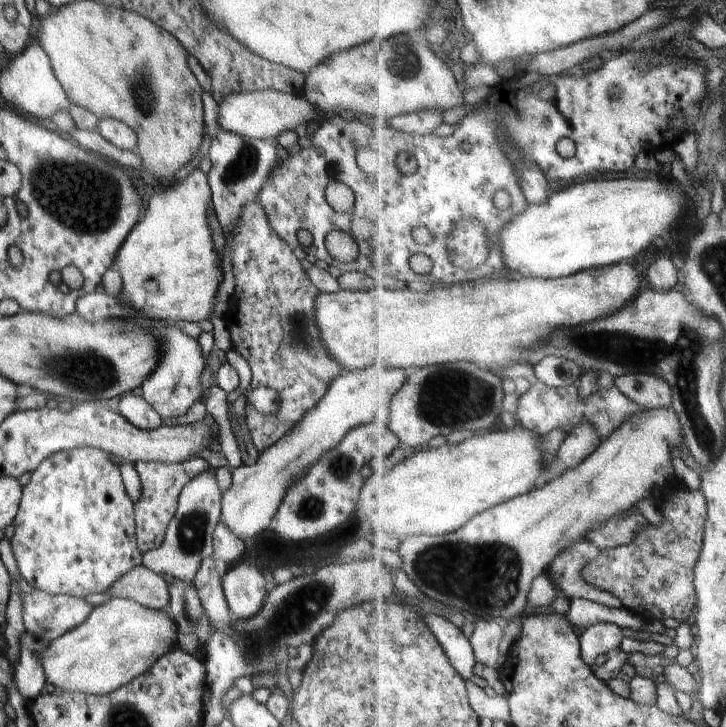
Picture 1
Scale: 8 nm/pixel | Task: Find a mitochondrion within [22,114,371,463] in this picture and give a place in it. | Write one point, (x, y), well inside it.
(89, 203)

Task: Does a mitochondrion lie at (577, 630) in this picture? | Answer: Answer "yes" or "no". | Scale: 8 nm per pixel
no

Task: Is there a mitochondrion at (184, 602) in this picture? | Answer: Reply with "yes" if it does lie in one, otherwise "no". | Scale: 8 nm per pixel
yes

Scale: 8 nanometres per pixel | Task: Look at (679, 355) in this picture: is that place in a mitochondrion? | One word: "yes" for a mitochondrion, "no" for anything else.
yes

